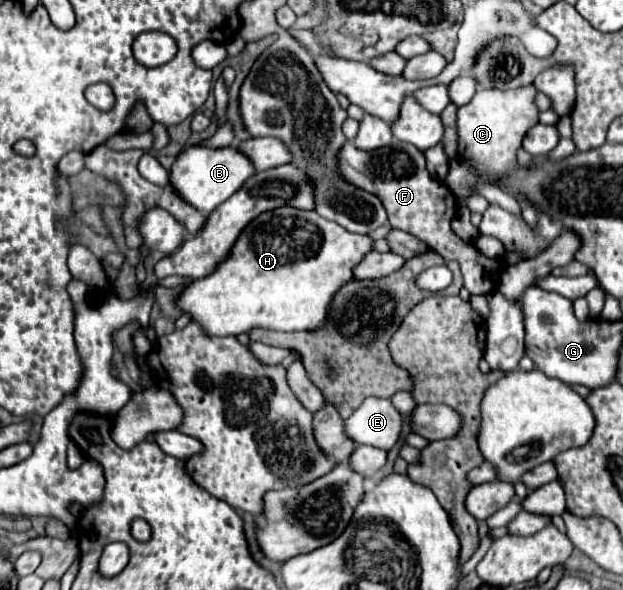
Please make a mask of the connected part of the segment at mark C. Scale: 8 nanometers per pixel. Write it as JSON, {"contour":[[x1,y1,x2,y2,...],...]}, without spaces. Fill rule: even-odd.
{"contour":[[534,84,516,88,516,90,478,90,476,96,466,104,460,106,458,112,458,136,460,148,458,154,472,158,474,164,488,172,492,178,504,176,508,170,516,168,516,148,522,146,526,132,538,124,538,106,534,104,536,98]]}

